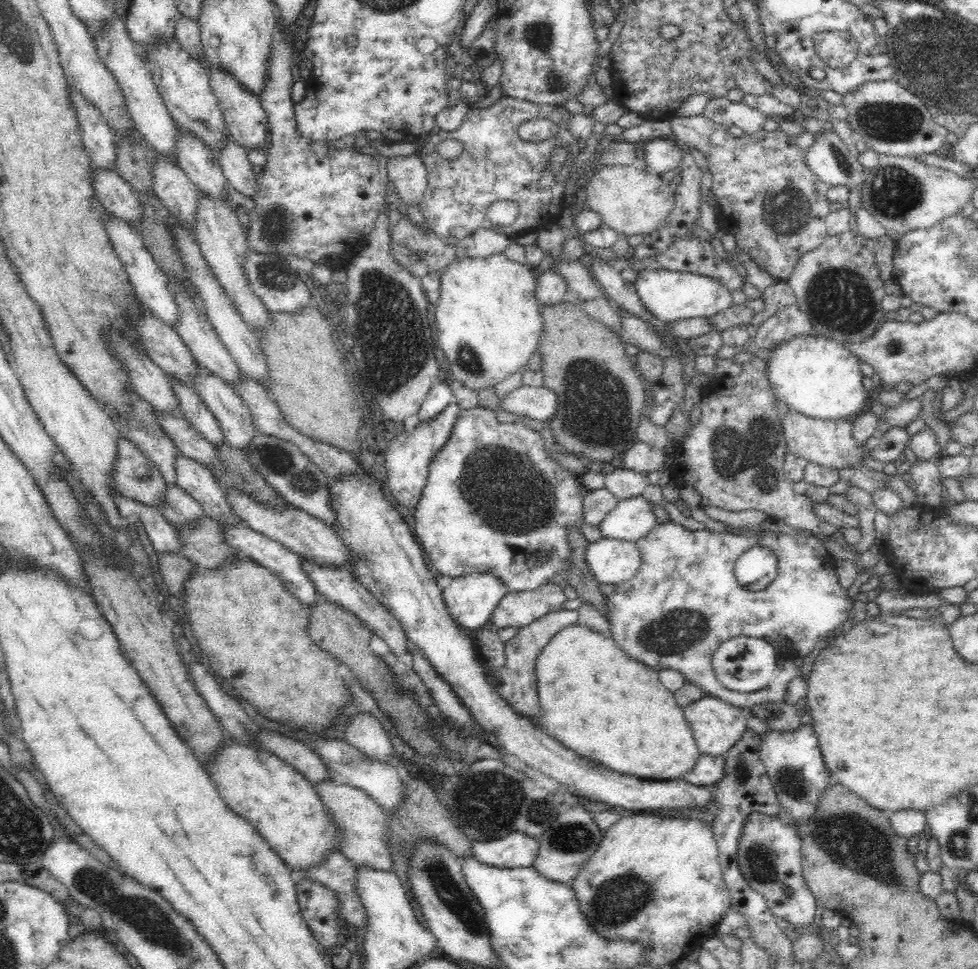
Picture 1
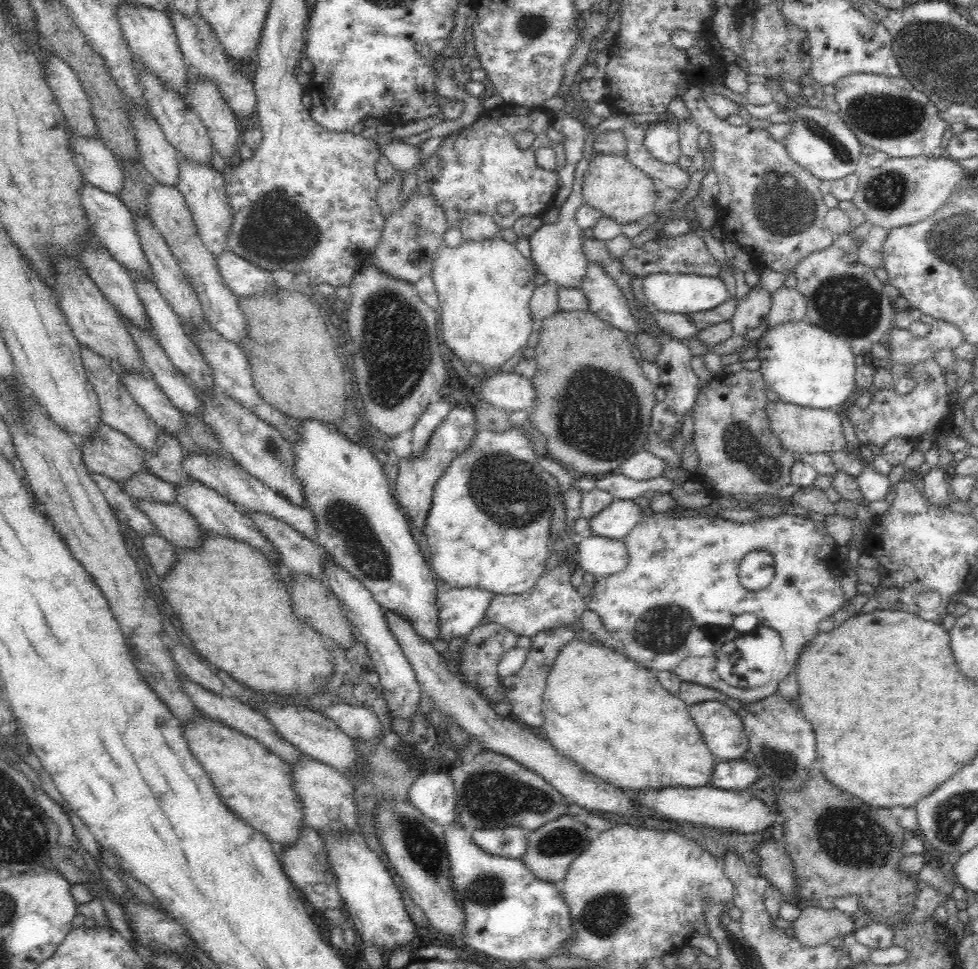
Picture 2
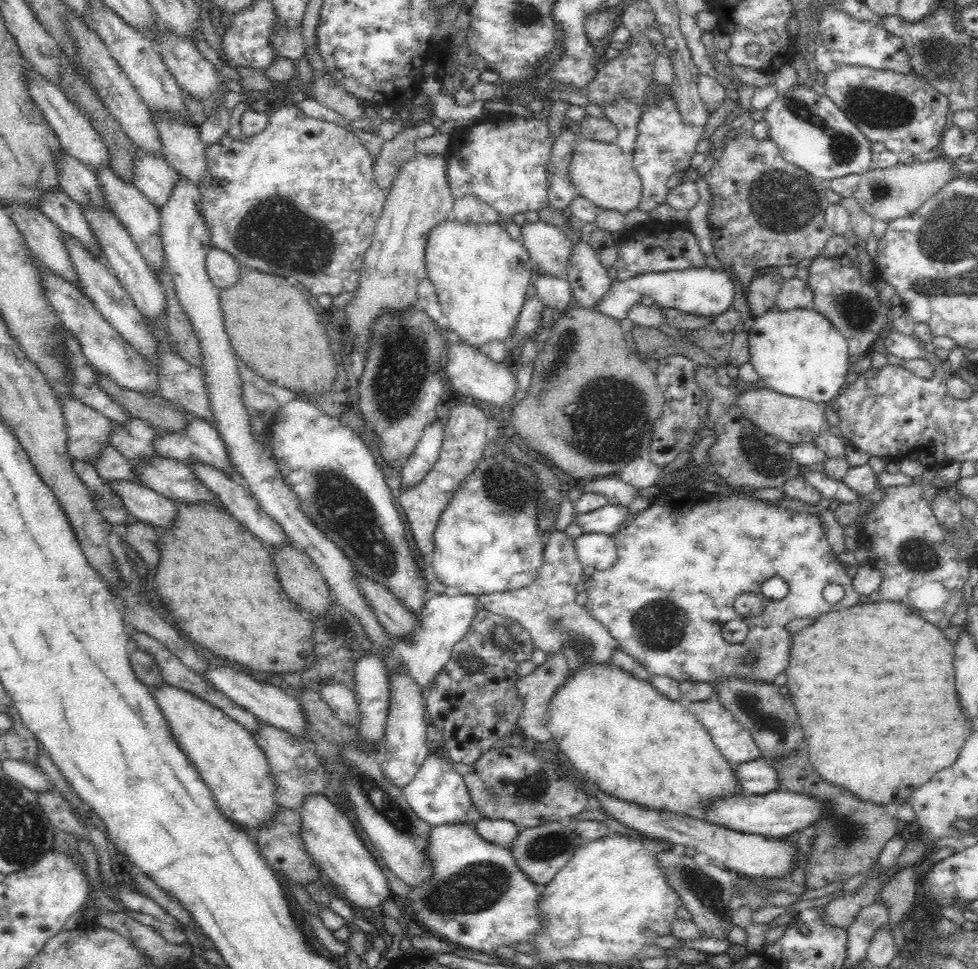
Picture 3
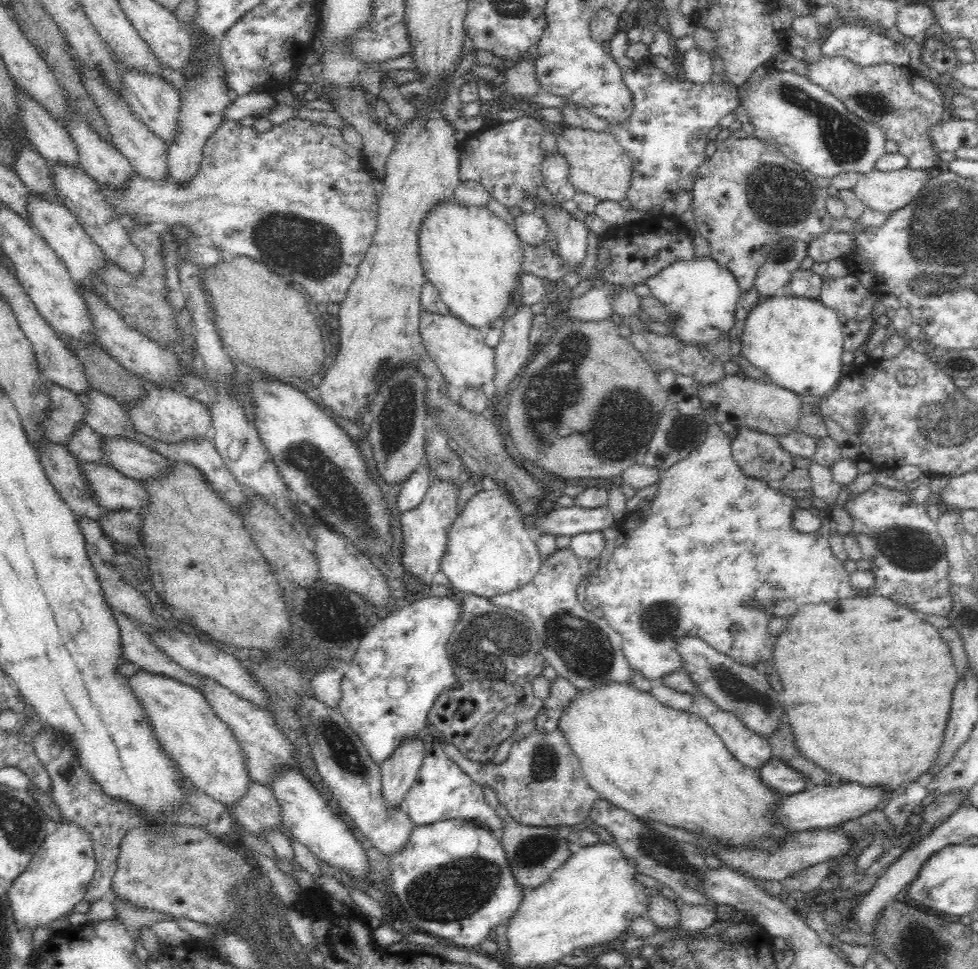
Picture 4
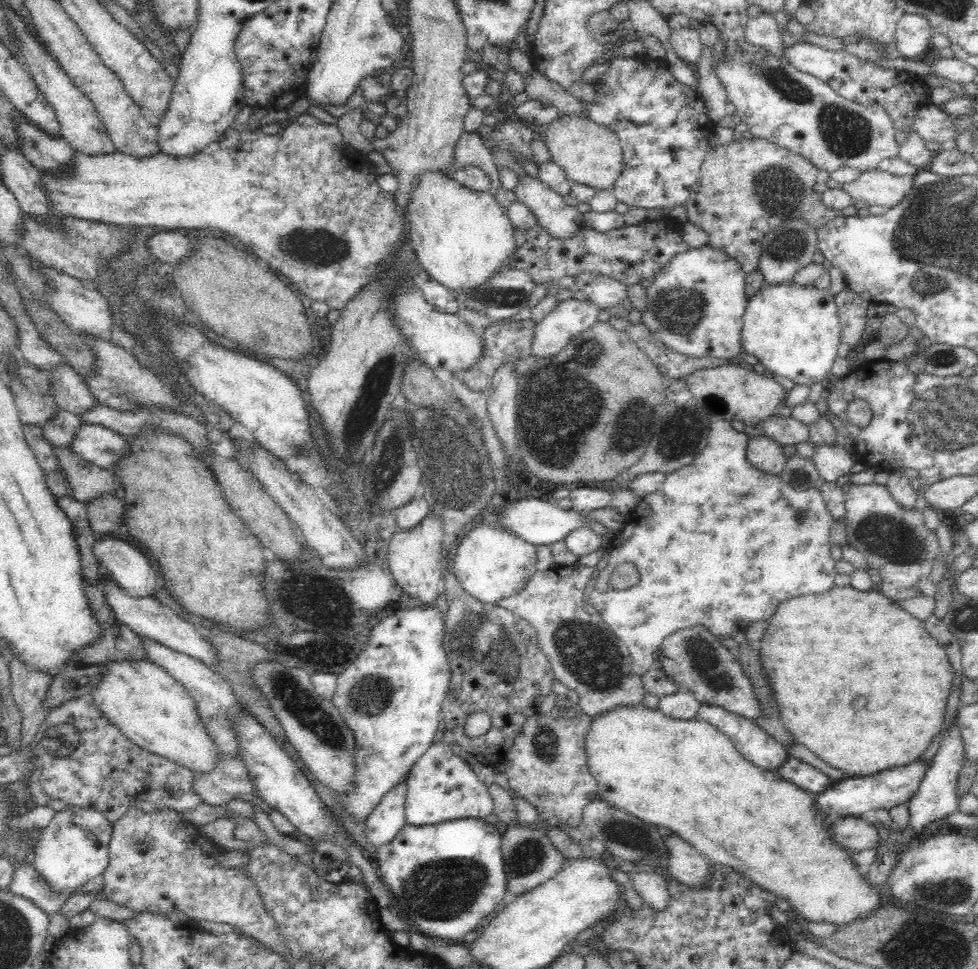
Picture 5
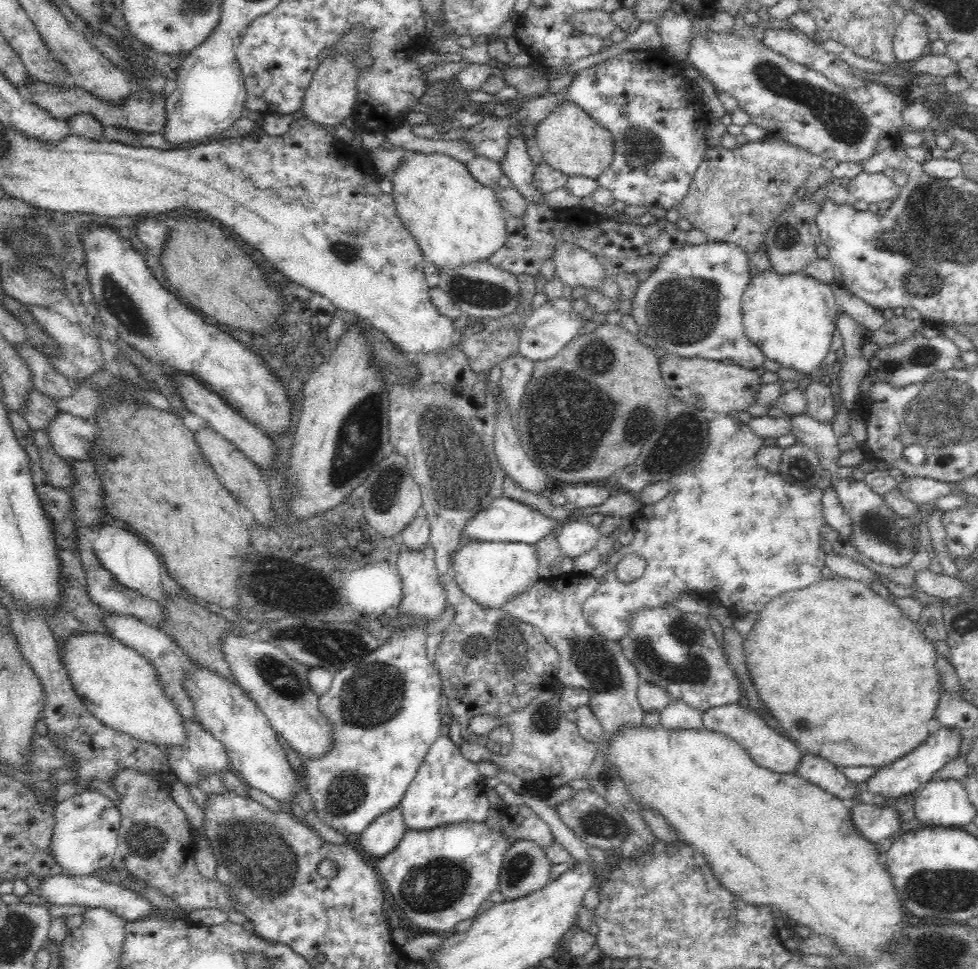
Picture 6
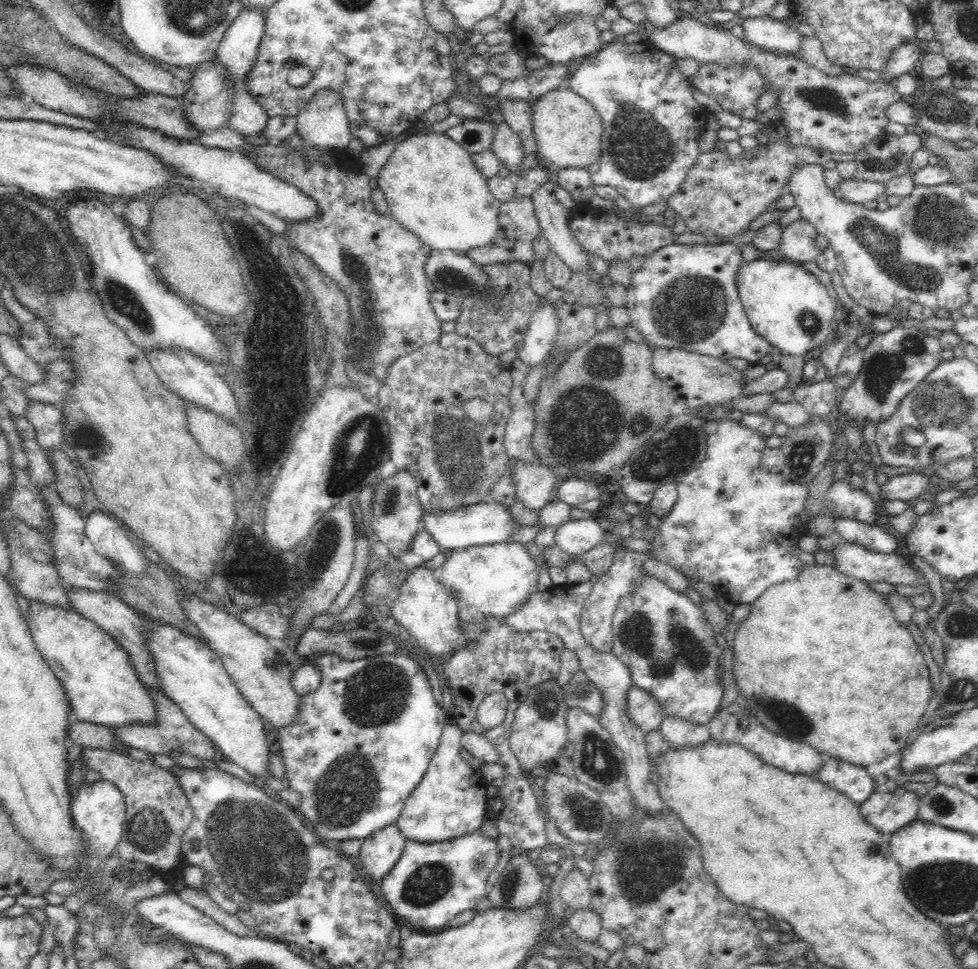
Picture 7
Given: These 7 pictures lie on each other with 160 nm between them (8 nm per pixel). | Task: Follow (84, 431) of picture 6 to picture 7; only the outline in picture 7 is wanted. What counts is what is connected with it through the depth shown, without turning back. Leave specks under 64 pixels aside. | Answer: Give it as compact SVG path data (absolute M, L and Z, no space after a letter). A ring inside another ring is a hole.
M31 401L27 408L27 419L36 429L38 444L48 450L61 450L65 444L63 408L55 404Z

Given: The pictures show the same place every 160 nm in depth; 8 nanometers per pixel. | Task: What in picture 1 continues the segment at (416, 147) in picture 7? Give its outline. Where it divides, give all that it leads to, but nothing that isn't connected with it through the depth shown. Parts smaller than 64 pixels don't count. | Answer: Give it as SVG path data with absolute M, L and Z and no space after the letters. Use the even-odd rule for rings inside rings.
M504 253L493 254L486 258L463 258L452 261L441 273L441 293L439 296L438 304L435 305L435 324L436 324L436 343L440 344L440 348L448 361L450 382L453 385L462 384L466 388L472 391L476 391L477 394L481 394L483 398L491 397L491 393L494 387L503 380L511 377L518 372L522 373L527 371L526 367L529 366L531 356L538 351L539 340L543 331L543 316L541 315L539 307L541 303L536 298L536 279L534 278L534 272L530 271L525 263L516 263L509 260Z

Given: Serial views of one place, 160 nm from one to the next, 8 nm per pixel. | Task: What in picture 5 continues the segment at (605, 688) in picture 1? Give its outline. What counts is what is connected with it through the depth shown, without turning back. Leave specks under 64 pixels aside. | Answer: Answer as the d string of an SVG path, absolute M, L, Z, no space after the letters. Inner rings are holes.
M644 704L640 705L621 705L620 707L609 709L608 712L600 712L598 716L592 716L588 724L588 732L584 732L584 751L586 751L586 764L590 775L596 779L598 798L606 801L616 809L620 809L628 814L636 816L648 824L666 826L672 830L679 838L688 842L700 854L703 854L712 863L720 863L727 869L733 869L736 873L757 884L760 888L773 892L777 897L790 900L791 907L796 910L802 918L811 922L833 922L834 924L846 925L852 920L864 918L872 914L878 906L884 901L880 901L878 892L874 890L874 885L868 883L862 874L858 872L858 867L850 859L853 852L846 851L844 847L837 846L831 838L827 824L830 821L824 818L824 815L814 811L814 793L804 791L796 787L792 782L782 779L776 771L765 771L752 765L748 760L736 751L734 743L724 733L720 732L715 726L712 726L705 720L690 718L682 720L666 716L660 708L650 709Z

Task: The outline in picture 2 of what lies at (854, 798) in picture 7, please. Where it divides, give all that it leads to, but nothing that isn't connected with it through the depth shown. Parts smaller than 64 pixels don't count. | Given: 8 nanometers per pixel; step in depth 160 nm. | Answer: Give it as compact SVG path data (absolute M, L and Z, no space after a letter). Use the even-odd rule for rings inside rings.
M718 759L712 768L708 784L729 791L748 789L752 787L752 782L756 782L759 772L758 767L748 761Z

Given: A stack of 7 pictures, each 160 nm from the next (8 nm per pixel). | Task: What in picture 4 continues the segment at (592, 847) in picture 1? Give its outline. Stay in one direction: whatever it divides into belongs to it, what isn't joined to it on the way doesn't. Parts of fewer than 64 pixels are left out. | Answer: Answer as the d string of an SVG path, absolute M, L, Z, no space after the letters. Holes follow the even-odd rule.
M500 813L503 820L503 835L500 839L505 850L512 872L519 882L519 885L526 891L531 891L546 882L551 874L570 858L571 852L568 849L572 838L563 838L558 827L535 827L522 824L508 813Z

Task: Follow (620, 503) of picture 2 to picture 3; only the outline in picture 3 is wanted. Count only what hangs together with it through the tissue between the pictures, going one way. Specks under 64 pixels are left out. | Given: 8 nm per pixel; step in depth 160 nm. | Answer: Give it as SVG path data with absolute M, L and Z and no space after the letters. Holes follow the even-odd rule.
M608 503L598 510L586 514L576 513L574 520L586 534L613 535L620 530L620 525L629 513L627 506Z

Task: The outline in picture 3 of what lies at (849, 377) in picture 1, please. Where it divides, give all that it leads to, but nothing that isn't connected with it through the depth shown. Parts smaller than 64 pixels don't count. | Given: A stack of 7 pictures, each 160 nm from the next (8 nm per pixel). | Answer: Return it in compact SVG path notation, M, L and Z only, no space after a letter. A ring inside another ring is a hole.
M812 308L787 311L770 310L754 318L749 334L750 363L767 389L781 395L809 400L818 404L831 404L845 388L846 375L850 371L847 340L826 317Z

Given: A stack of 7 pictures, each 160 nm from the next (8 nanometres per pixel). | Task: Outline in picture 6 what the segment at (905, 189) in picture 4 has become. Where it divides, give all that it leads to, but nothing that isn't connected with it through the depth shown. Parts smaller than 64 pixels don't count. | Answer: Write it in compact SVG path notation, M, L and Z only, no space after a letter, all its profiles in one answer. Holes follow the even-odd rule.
M881 169L864 170L850 179L846 186L853 200L864 200L868 204L881 204L885 200L896 200L902 186L897 185Z

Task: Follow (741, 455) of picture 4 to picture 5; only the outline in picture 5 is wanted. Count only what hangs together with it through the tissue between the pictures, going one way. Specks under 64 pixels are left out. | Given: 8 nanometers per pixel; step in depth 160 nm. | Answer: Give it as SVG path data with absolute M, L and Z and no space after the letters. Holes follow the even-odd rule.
M764 434L748 438L746 459L752 467L771 475L779 475L787 461L782 445Z

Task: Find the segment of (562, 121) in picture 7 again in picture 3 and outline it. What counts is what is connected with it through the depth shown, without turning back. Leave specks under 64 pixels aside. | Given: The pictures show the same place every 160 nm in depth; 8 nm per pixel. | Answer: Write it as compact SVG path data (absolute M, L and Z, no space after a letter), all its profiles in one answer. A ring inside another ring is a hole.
M580 136L580 140L574 144L569 178L578 195L601 209L615 210L626 215L639 208L643 187L640 175L634 167L633 158L625 156L617 144L603 144Z

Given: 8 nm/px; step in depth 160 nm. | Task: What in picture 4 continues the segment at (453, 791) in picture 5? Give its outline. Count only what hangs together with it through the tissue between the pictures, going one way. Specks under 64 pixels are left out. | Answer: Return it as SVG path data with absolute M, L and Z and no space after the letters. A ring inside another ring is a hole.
M437 743L428 746L416 780L406 792L402 806L415 826L450 819L468 819L475 825L487 828L495 838L501 839L503 835L500 813L488 807L482 787L464 773L458 764L446 755L442 745Z

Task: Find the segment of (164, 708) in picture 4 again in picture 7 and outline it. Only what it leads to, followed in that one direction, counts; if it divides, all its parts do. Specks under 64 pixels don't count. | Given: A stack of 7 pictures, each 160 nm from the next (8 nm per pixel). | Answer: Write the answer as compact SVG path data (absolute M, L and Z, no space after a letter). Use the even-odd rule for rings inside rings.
M30 601L30 625L34 644L64 687L71 714L76 720L107 727L157 723L156 705L150 689L139 679L128 652L96 624L76 611Z

